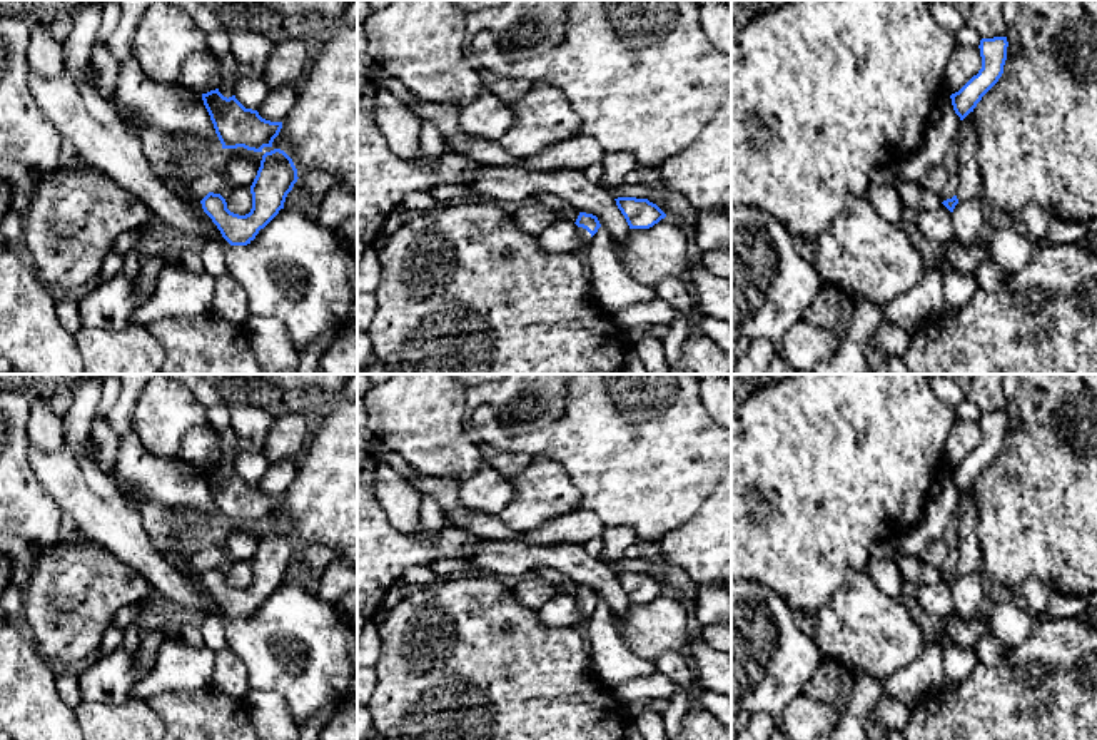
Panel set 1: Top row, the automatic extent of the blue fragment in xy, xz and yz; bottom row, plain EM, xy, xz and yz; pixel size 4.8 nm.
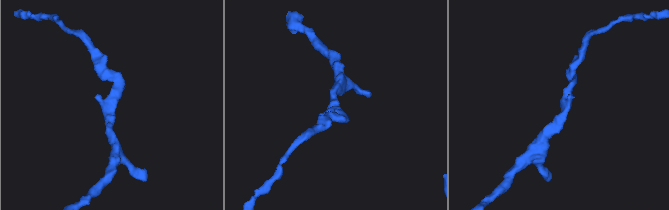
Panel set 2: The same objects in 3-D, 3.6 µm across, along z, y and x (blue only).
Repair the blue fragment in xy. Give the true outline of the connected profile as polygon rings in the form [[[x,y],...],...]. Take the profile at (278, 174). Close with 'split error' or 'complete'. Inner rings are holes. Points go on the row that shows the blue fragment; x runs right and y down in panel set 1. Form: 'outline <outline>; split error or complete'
outline [[[281,149],[265,152],[250,185],[252,209],[245,215],[234,214],[220,194],[209,192],[202,200],[204,212],[230,246],[250,244],[281,209],[297,182],[292,159]]]; complete

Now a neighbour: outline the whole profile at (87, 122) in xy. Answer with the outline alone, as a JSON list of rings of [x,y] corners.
[[[30,70],[28,89],[73,154],[145,202],[169,234],[187,242],[214,237],[212,222],[165,187],[140,140],[94,84],[67,72],[43,77]]]

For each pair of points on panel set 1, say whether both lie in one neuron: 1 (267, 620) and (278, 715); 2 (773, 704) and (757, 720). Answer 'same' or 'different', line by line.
1: different
2: different

